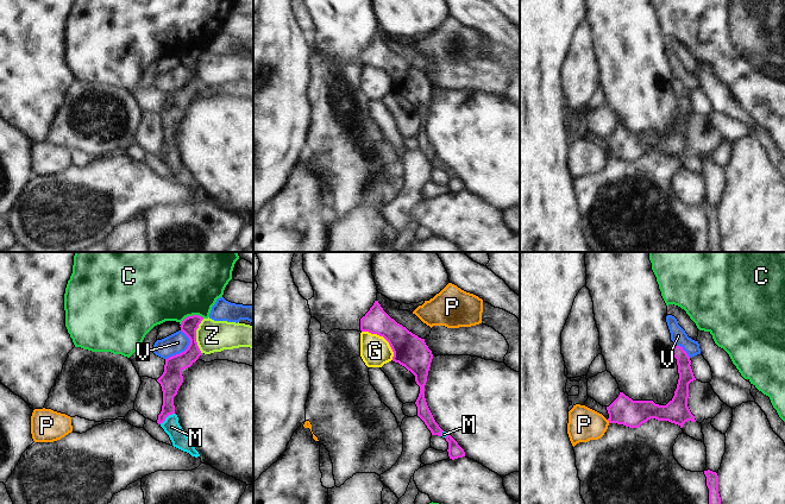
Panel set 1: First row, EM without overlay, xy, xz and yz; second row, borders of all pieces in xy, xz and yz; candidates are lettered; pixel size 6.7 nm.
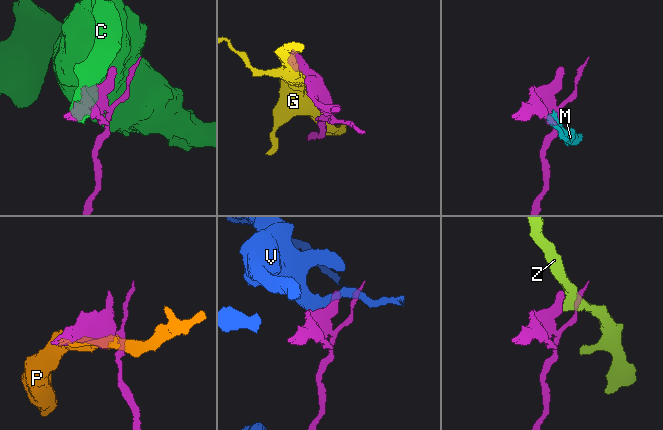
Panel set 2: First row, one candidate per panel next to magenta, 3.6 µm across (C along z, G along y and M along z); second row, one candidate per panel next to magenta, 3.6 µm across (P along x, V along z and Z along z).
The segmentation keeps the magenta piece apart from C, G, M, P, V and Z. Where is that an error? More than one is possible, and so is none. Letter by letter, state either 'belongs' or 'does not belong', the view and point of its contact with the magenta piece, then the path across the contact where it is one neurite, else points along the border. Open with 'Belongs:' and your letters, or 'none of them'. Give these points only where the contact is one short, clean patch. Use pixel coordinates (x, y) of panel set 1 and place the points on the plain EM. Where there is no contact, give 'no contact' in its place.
Belongs: M
C: does not belong; meets magenta in xy at (193, 49); border along xy (203, 51), (188, 49), (180, 57)
G: does not belong; meets magenta in xz at (383, 70)
M: belongs; meets magenta in xy at (167, 150)
P: does not belong; meets magenta in yz at (608, 153); border along yz (607, 153), (609, 156)
V: does not belong; meets magenta in xy at (186, 83)
Z: does not belong; meets magenta in xy at (195, 69); border along xy (203, 52), (196, 63), (196, 79), (200, 86)

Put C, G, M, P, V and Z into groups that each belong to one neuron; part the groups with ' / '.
C / G / M / P / V / Z

